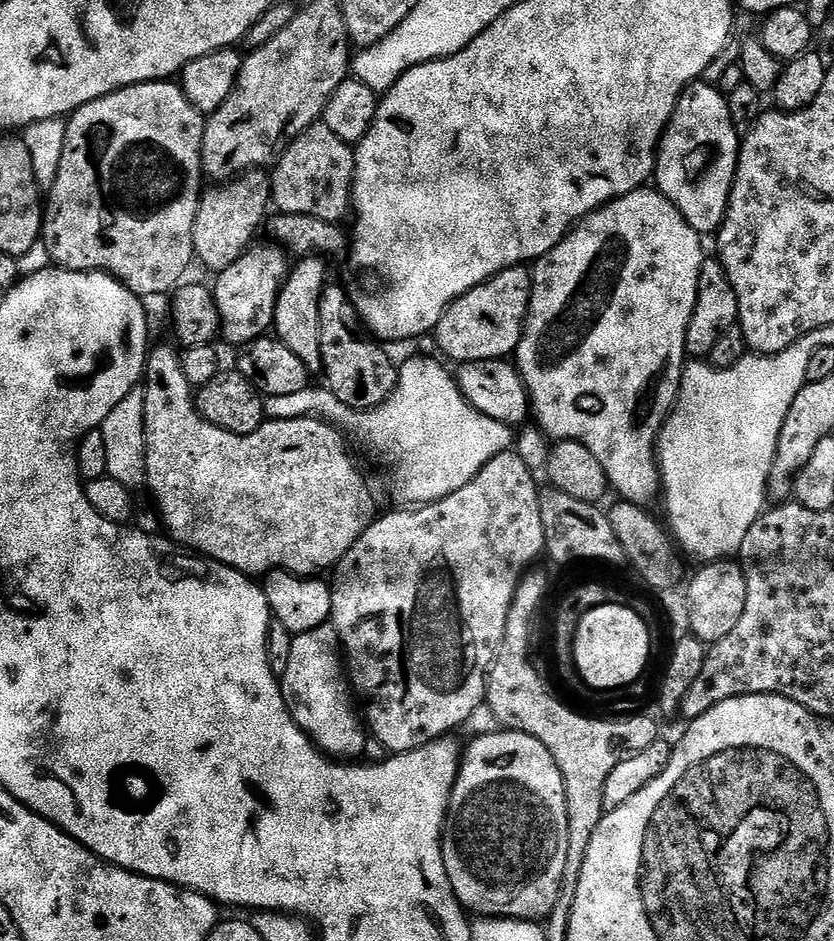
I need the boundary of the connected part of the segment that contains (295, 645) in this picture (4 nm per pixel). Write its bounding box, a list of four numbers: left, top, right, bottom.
[279,623,366,762]

